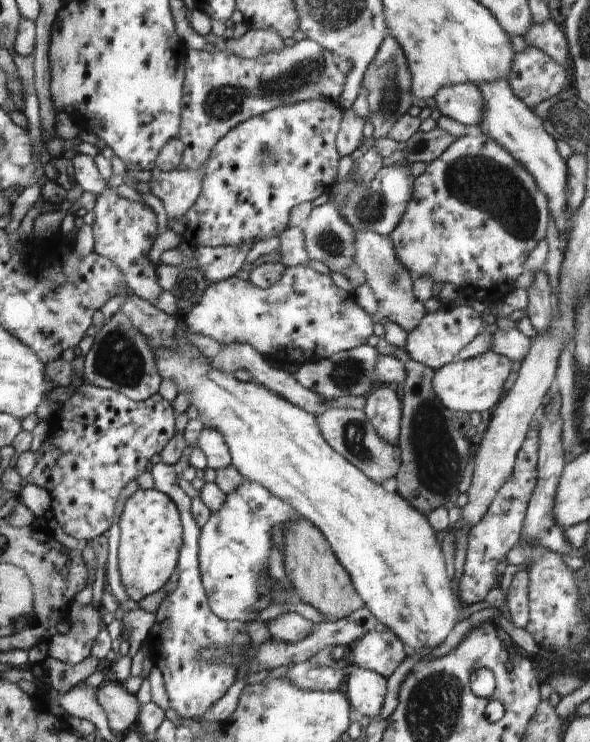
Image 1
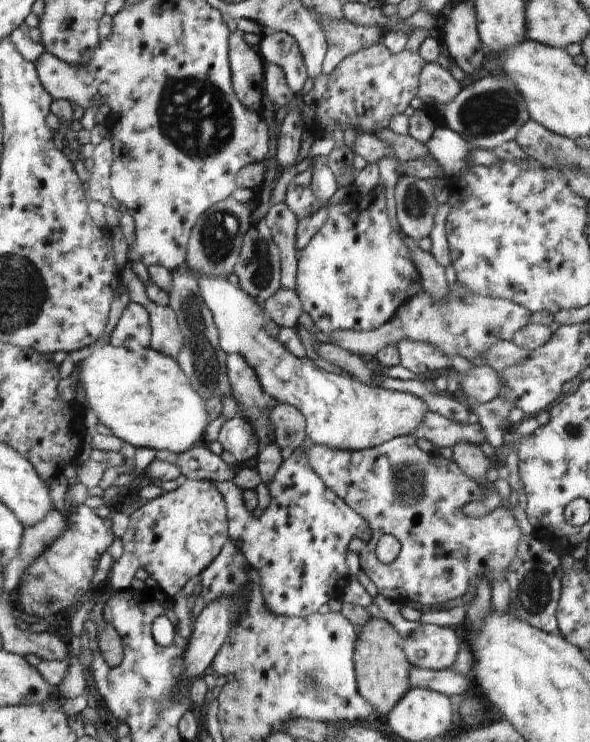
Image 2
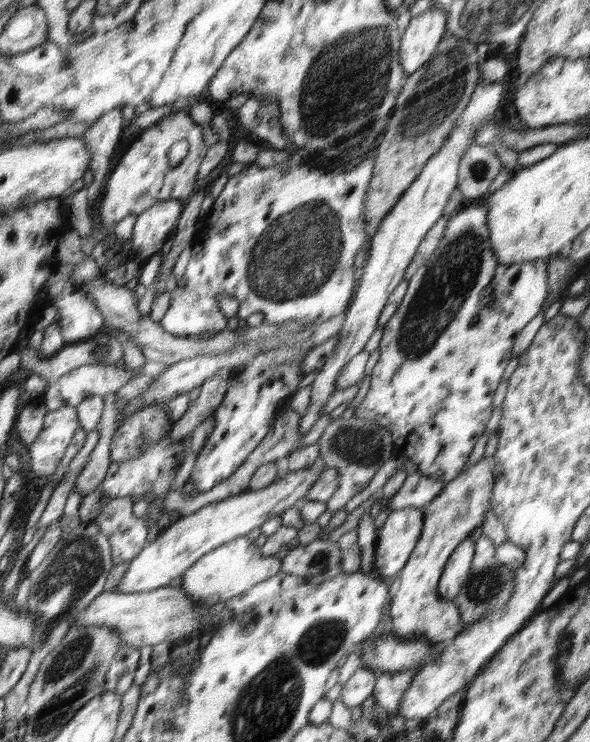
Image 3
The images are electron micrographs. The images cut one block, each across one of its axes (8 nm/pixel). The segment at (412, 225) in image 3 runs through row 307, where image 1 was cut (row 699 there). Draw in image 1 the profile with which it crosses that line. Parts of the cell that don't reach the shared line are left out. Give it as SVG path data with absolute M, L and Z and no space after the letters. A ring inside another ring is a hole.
M351 665L346 672L344 687L346 698L360 716L376 718L382 710L382 702L387 694L387 678Z

